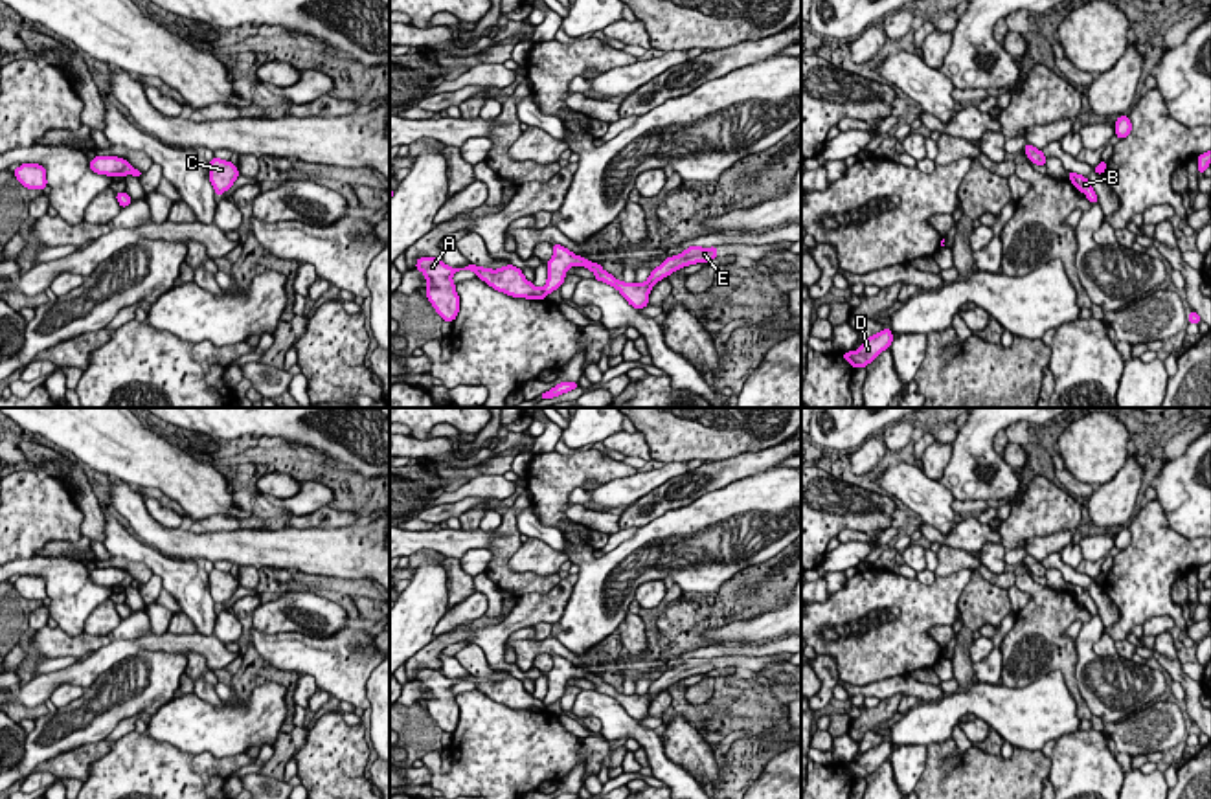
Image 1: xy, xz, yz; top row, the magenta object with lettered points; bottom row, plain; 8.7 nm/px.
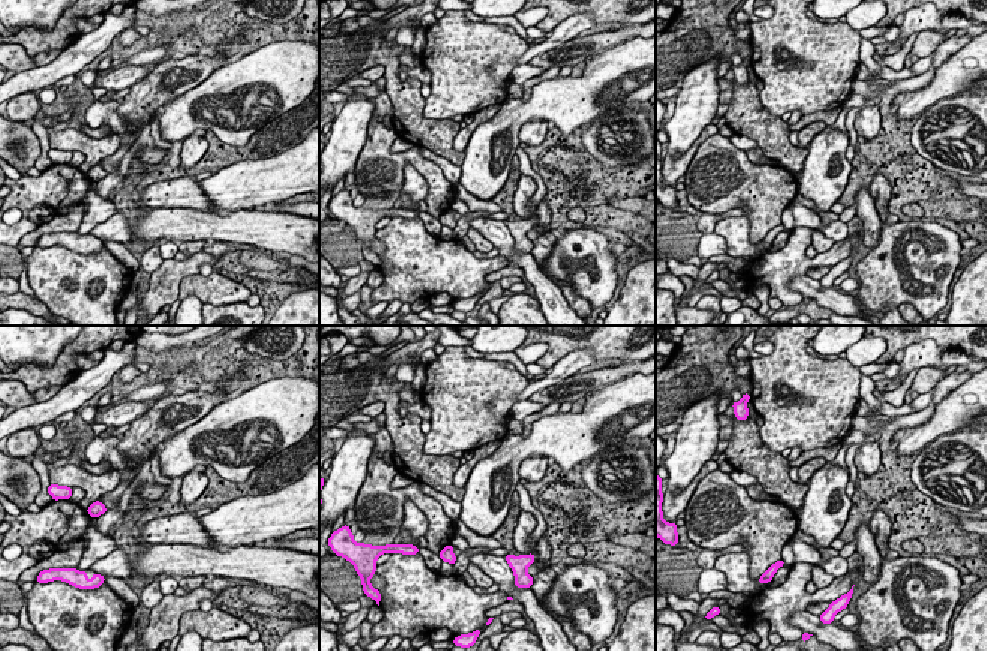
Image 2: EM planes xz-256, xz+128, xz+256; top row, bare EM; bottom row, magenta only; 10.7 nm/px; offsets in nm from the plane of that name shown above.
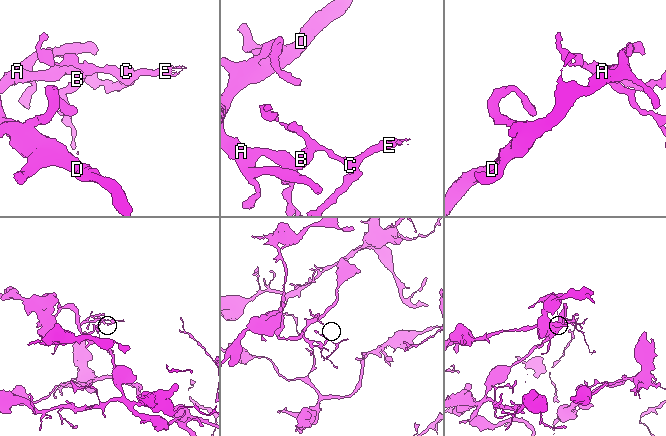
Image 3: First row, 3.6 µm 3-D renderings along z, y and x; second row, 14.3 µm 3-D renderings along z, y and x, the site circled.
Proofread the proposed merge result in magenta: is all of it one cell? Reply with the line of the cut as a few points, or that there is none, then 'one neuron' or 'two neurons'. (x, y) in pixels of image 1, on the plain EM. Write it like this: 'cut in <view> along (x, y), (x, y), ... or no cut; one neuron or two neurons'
cut in xz along (541, 700), (546, 706); two neurons

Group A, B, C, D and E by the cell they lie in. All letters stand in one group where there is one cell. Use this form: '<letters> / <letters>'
A D / B C E

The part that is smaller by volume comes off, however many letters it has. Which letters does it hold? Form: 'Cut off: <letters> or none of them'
Cut off: B, C, E

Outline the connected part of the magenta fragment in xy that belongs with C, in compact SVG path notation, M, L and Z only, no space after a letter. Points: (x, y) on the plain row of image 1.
M213 569L209 573L209 593L219 608L233 597L237 588L239 582L232 573L224 573L221 569Z

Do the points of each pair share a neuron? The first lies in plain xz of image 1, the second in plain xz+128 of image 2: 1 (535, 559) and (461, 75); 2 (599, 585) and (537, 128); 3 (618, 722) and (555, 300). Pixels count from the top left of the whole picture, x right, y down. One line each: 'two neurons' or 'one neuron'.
1: one neuron
2: two neurons
3: one neuron

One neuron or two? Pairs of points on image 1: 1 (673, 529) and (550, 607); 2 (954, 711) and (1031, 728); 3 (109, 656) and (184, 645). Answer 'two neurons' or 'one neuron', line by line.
1: two neurons
2: one neuron
3: one neuron

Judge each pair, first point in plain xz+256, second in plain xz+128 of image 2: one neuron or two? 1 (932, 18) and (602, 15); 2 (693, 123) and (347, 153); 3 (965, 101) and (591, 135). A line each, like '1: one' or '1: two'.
1: two
2: one
3: one

